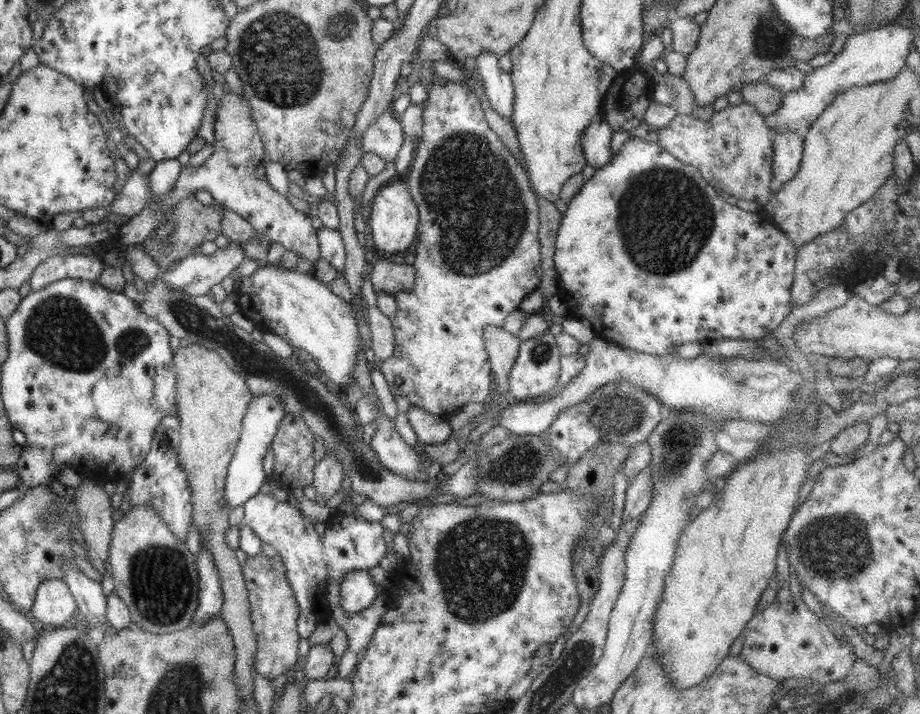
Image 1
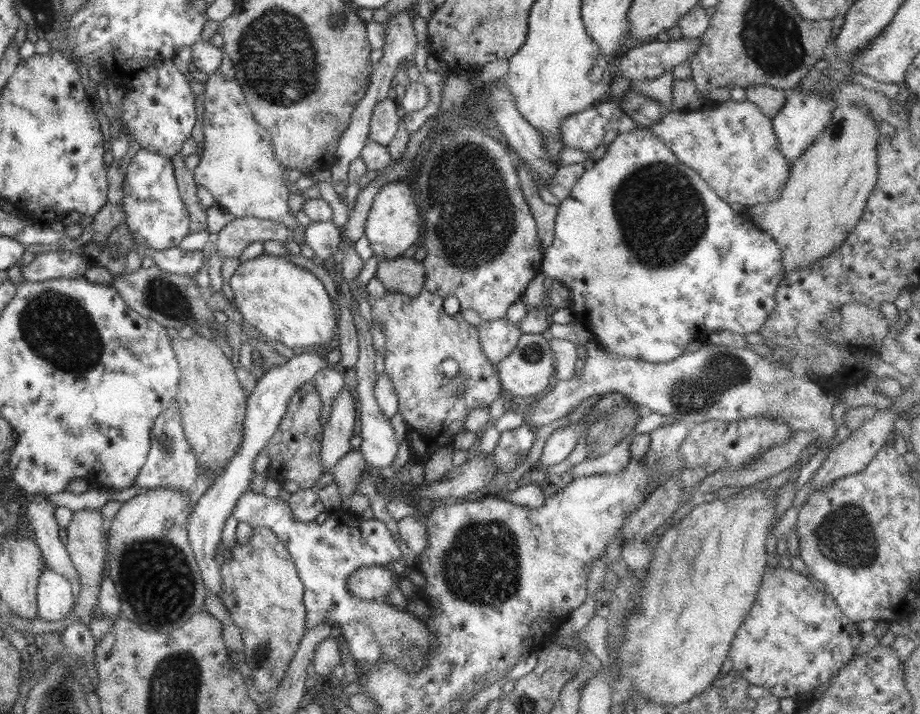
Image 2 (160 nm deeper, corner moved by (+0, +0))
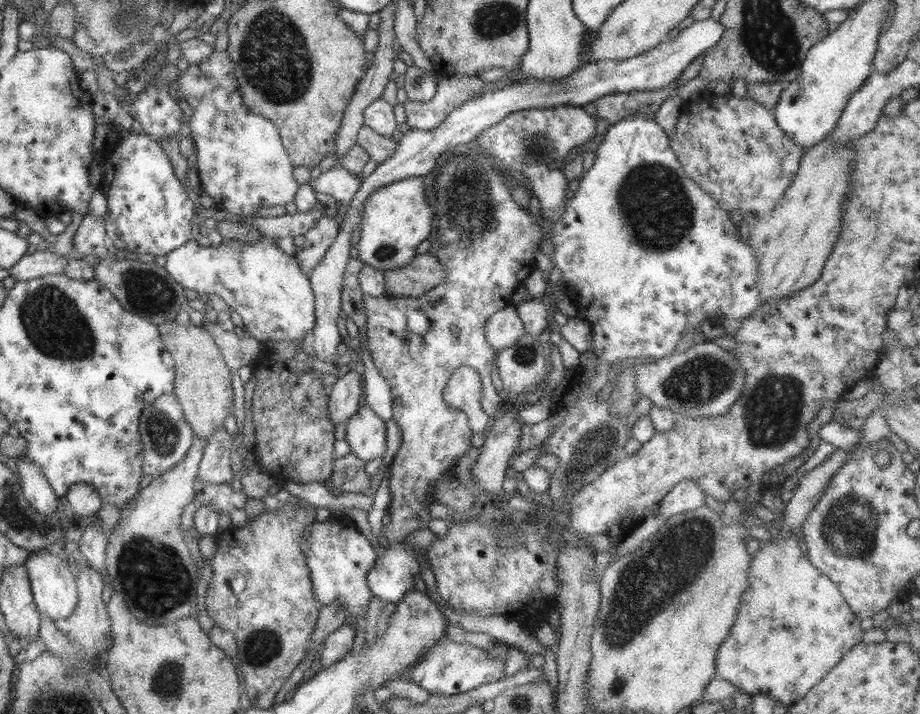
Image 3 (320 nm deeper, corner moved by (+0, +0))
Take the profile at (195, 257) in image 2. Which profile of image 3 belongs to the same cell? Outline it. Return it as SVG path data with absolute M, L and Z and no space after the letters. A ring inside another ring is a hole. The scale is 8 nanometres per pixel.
M262 235L255 243L246 243L241 247L221 243L216 247L206 247L194 238L166 254L167 273L181 284L190 294L206 298L218 294L230 310L240 314L247 332L259 341L291 341L302 339L315 327L314 293L309 275L301 271L297 260L278 247L278 239Z

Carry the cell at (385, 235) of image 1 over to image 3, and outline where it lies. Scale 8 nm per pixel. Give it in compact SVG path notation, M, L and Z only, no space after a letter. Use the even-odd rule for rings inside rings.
M423 177L403 178L386 186L374 190L374 194L368 196L366 205L364 205L360 228L360 240L357 243L358 259L364 265L372 266L386 273L388 270L394 270L410 264L418 254L416 247L426 239L431 239L435 230L434 210L426 200L424 193Z

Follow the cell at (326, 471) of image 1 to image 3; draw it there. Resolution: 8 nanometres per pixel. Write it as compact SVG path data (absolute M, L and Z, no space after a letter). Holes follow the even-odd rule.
M350 370L339 376L329 389L328 416L332 426L348 424L348 420L358 412L363 394L363 381L359 371Z

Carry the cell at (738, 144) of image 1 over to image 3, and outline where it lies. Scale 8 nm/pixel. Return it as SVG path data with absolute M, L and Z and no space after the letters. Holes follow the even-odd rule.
M708 90L697 102L684 103L676 124L676 133L669 139L671 149L685 173L726 212L738 209L743 214L766 216L782 200L800 166L803 150L778 126L773 110L748 96L739 99L733 94L716 94Z

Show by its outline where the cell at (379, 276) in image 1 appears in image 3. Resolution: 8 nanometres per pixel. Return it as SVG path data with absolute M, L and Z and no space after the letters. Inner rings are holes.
M417 254L410 264L384 273L385 292L388 296L416 298L438 286L446 275L436 255Z

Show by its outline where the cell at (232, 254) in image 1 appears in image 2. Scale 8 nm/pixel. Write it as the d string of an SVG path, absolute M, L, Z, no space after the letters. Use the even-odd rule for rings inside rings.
M236 217L219 231L215 244L223 261L228 257L238 259L249 244L265 240L288 242L293 240L293 232L285 224L270 219Z

